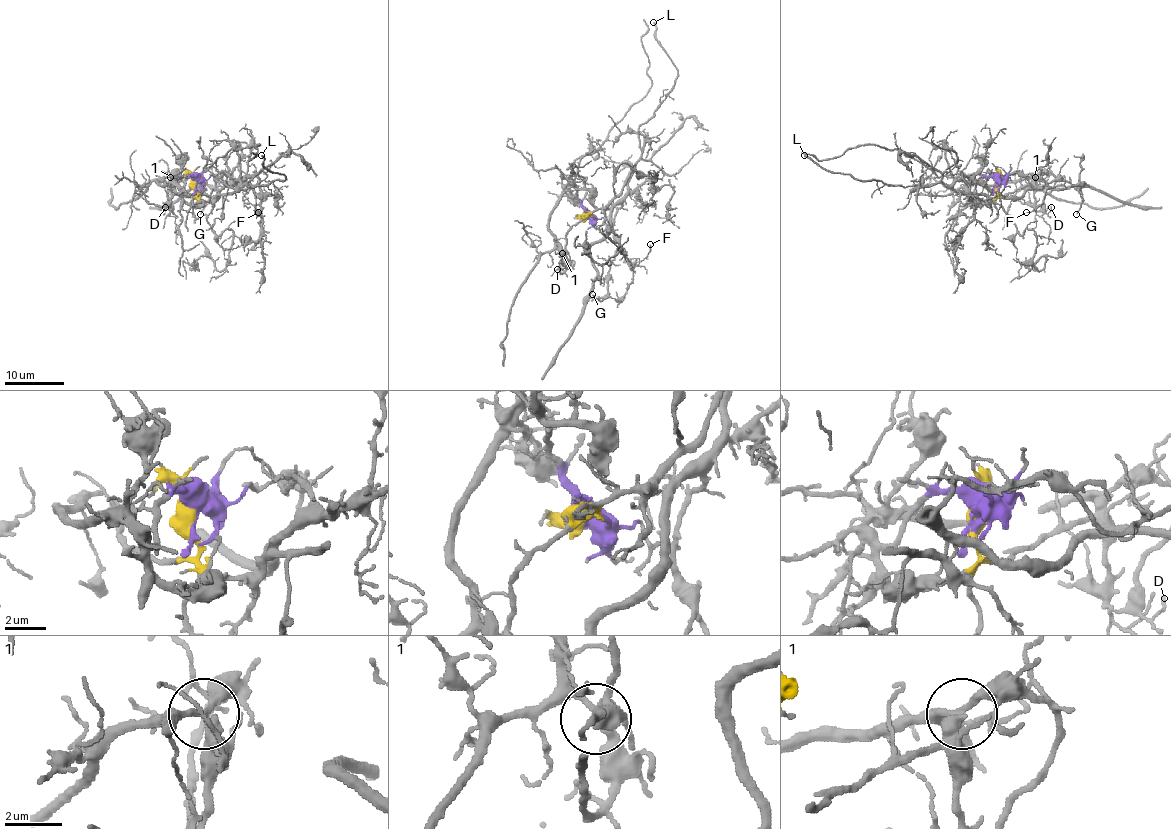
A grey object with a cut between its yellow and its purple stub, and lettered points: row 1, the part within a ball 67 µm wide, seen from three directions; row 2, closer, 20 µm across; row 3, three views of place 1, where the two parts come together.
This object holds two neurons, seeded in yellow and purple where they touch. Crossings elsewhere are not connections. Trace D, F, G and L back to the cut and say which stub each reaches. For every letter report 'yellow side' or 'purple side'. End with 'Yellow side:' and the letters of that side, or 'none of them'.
D: purple side
F: yellow side
G: yellow side
L: yellow side
Yellow side: F, G, L

